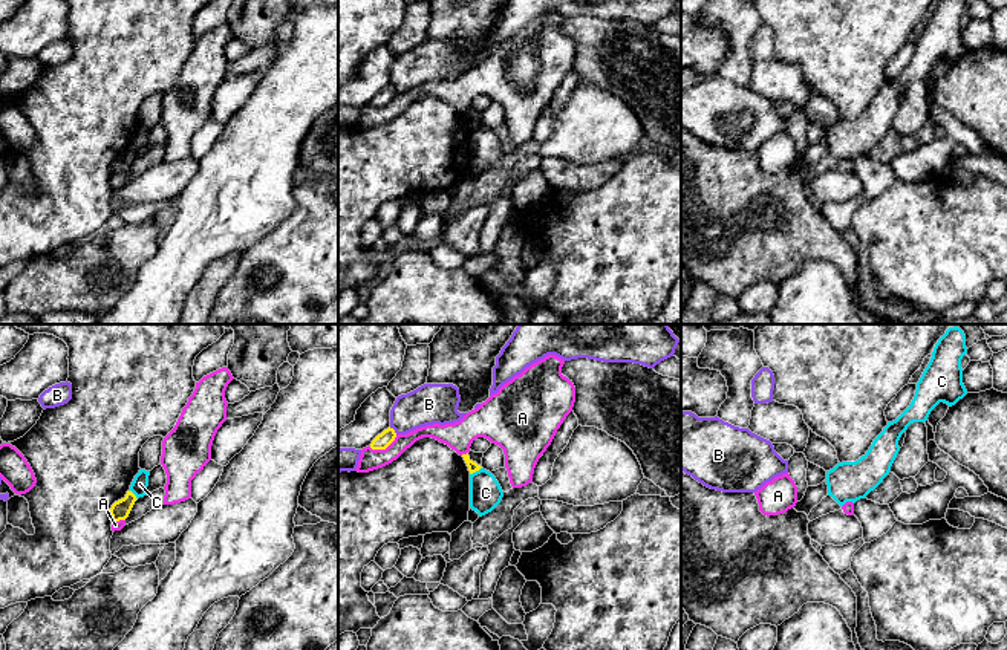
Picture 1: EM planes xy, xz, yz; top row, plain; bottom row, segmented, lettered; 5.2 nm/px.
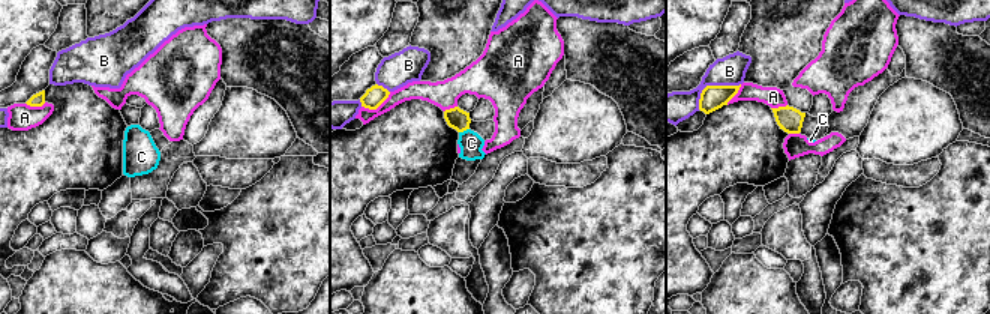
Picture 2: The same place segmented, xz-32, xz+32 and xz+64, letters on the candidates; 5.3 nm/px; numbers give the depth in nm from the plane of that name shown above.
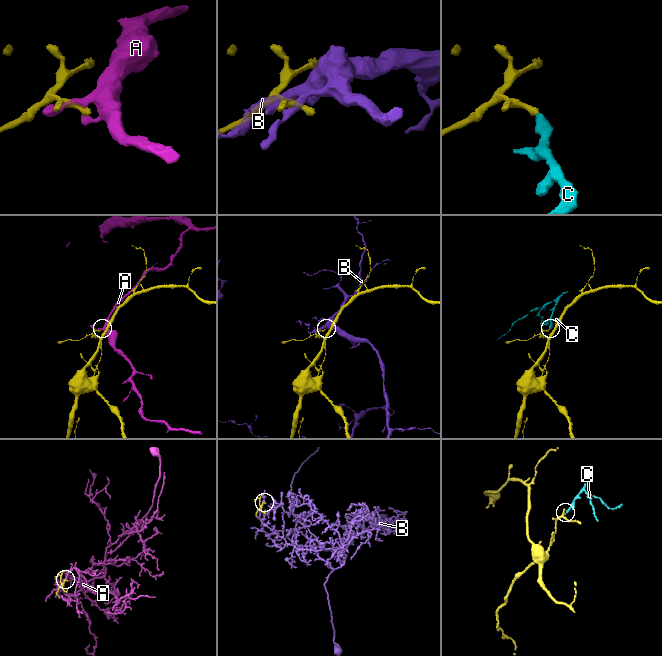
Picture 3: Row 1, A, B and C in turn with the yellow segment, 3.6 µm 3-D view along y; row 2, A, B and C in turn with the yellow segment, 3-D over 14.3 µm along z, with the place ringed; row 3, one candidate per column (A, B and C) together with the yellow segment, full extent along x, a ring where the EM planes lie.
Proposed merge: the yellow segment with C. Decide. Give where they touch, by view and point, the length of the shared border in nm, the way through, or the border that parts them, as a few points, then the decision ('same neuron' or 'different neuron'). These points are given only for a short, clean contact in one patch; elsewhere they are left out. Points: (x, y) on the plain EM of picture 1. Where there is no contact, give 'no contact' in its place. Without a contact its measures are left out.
contact xz (475, 129); length 80 nm; border xz (481, 124), (470, 132); different neuron

